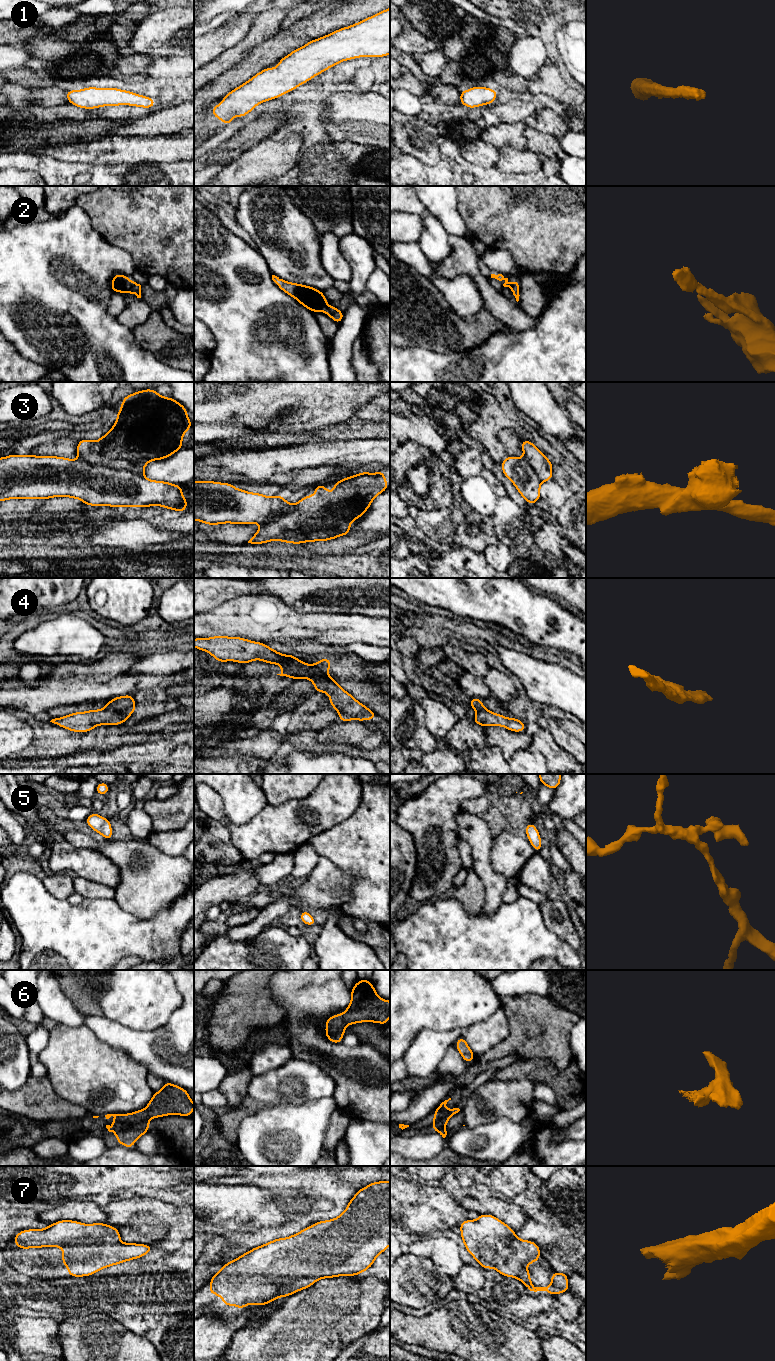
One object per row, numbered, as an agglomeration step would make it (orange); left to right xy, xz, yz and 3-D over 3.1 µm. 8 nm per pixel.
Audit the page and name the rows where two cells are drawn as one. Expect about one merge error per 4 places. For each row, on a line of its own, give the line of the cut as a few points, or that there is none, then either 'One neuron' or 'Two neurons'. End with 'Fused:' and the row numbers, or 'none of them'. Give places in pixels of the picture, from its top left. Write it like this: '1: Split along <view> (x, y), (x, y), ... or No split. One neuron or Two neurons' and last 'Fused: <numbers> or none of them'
1: No split. One neuron
2: No split. One neuron
3: Split along xy (79, 458), (93, 464), (127, 469), (142, 475). Two neurons
4: Split along xy (107, 705), (110, 709), (125, 711), (129, 714). Two neurons
5: No split. One neuron
6: No split. One neuron
7: No split. One neuron
Fused: 3, 4

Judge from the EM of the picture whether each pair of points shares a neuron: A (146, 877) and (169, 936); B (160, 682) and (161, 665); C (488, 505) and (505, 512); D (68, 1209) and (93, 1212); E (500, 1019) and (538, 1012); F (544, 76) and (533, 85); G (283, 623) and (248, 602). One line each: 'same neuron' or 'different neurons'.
A: different neurons
B: different neurons
C: different neurons
D: same neuron
E: different neurons
F: same neuron
G: same neuron

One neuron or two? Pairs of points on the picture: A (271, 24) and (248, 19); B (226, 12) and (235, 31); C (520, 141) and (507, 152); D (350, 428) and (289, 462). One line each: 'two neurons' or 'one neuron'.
A: two neurons
B: two neurons
C: two neurons
D: two neurons

